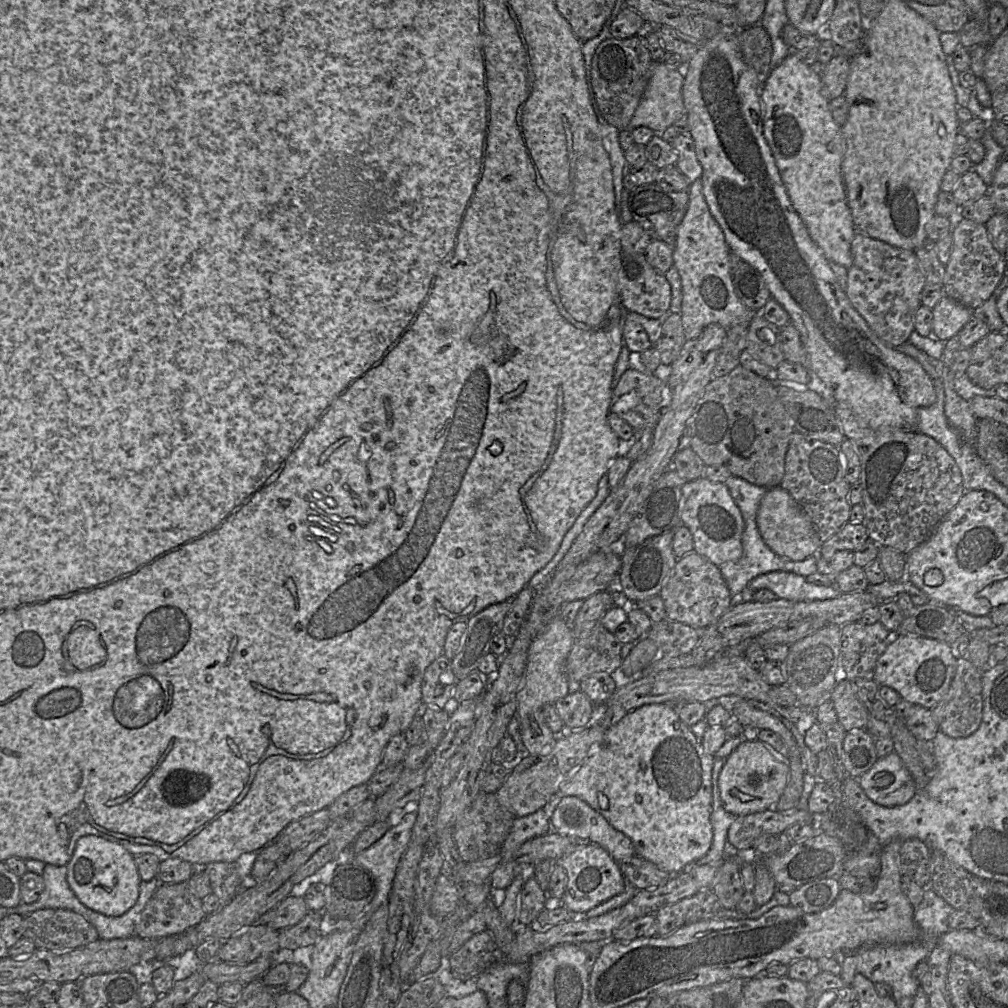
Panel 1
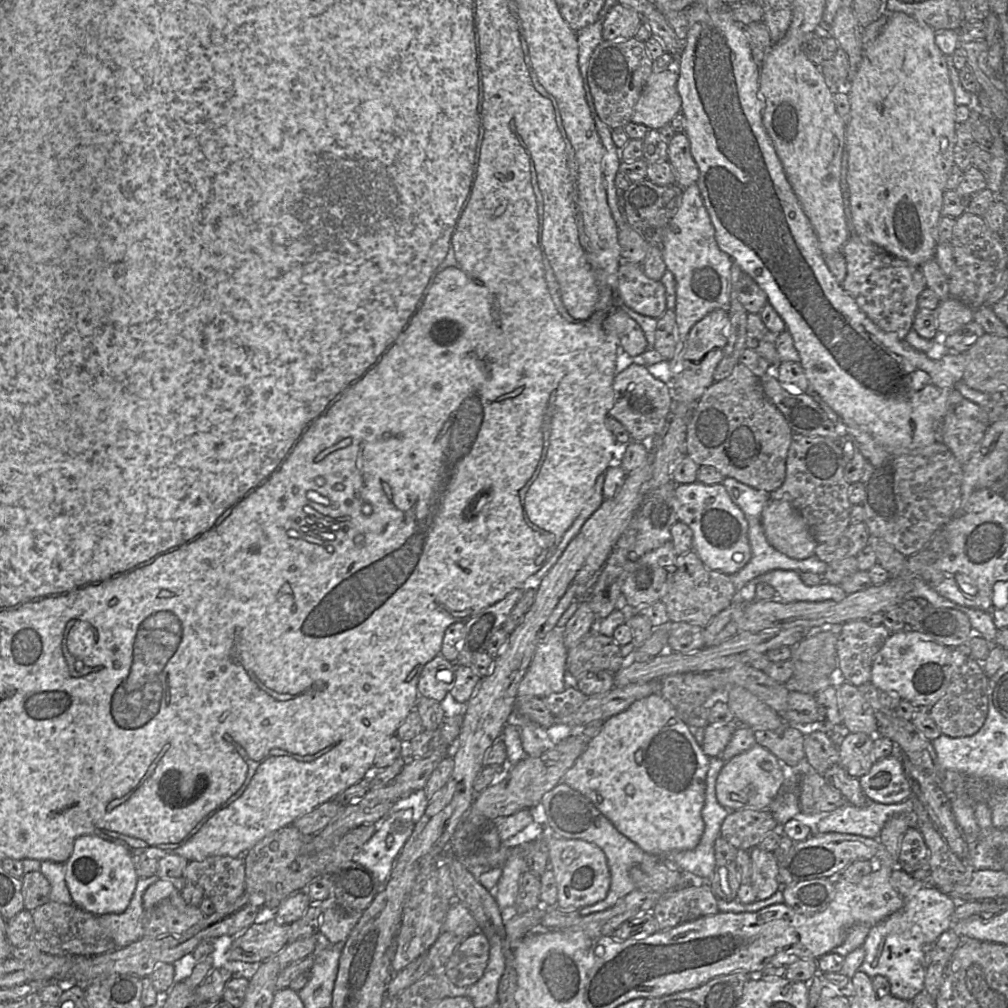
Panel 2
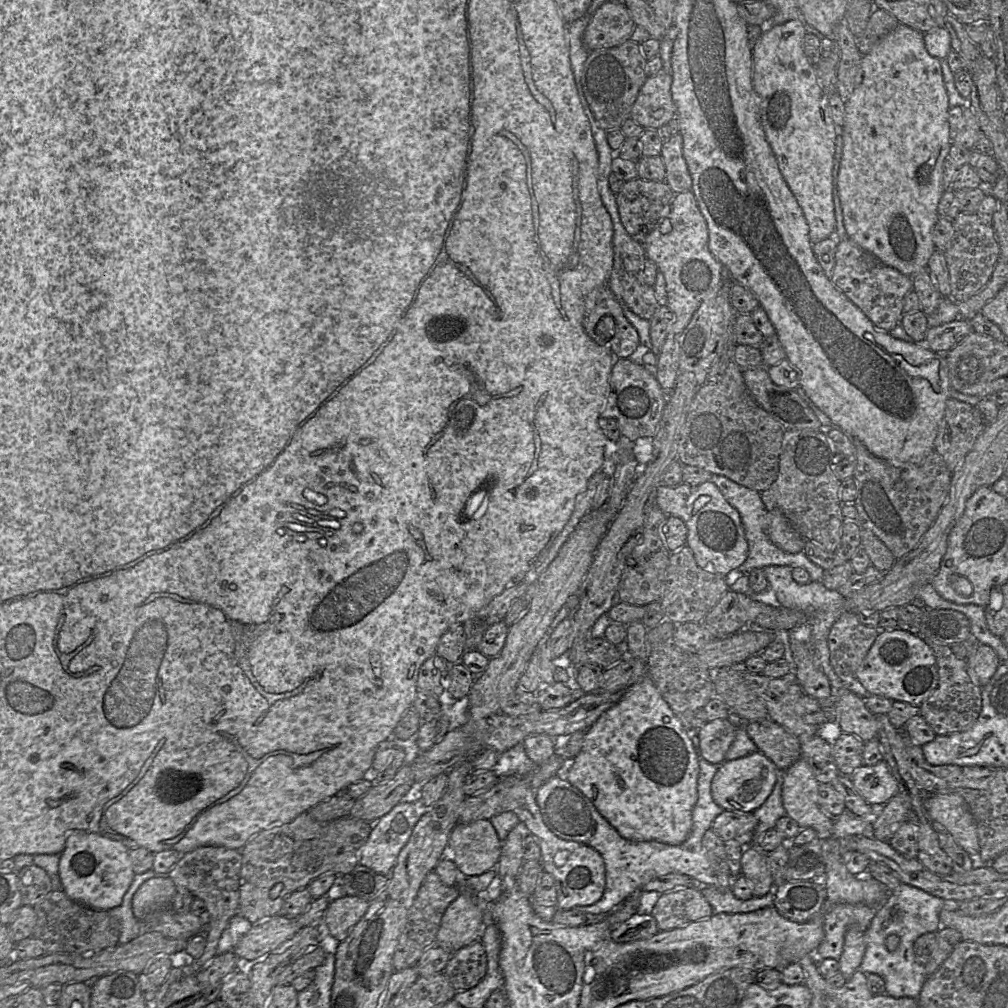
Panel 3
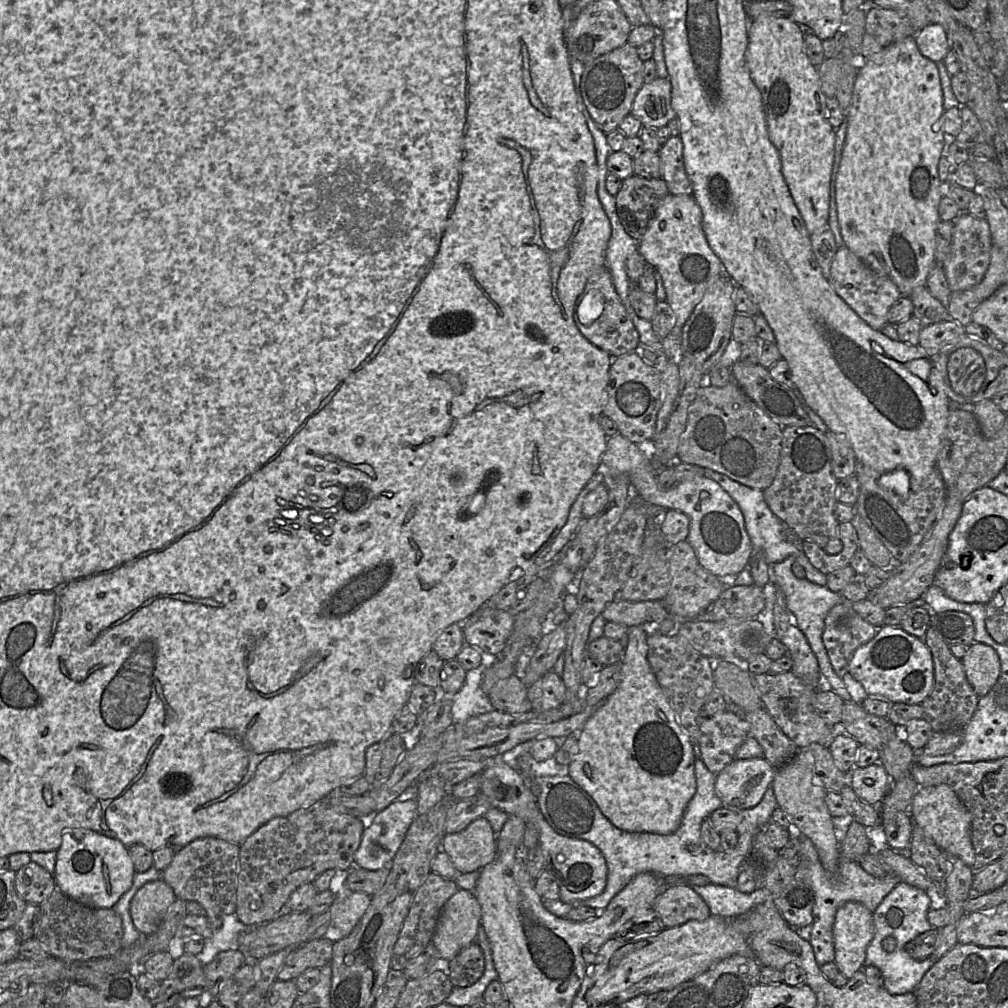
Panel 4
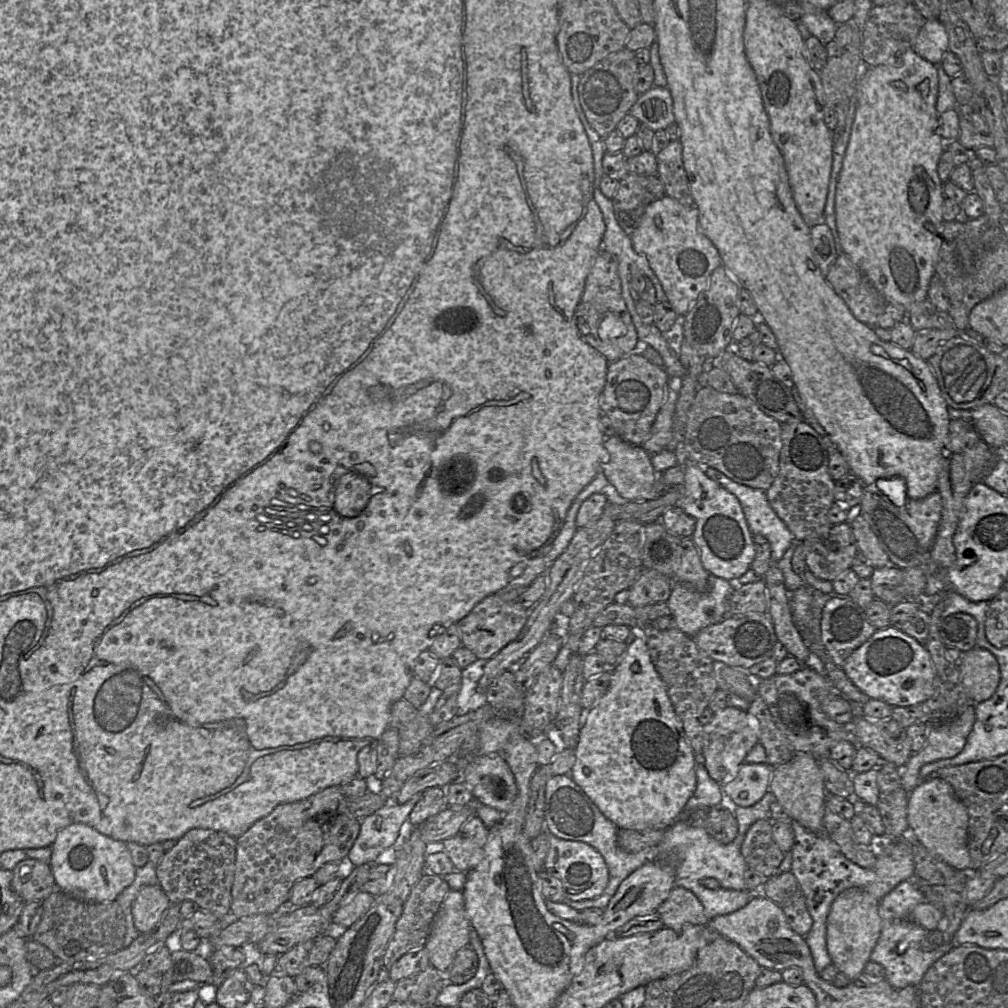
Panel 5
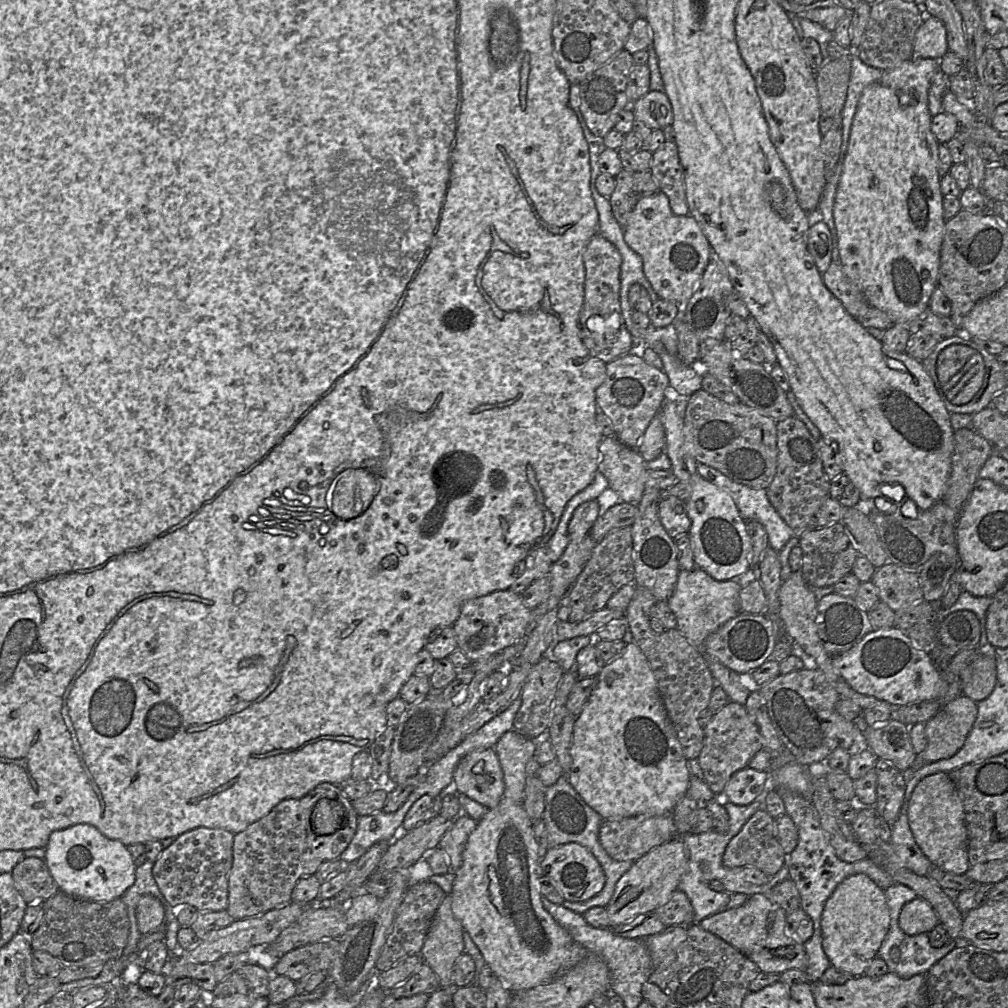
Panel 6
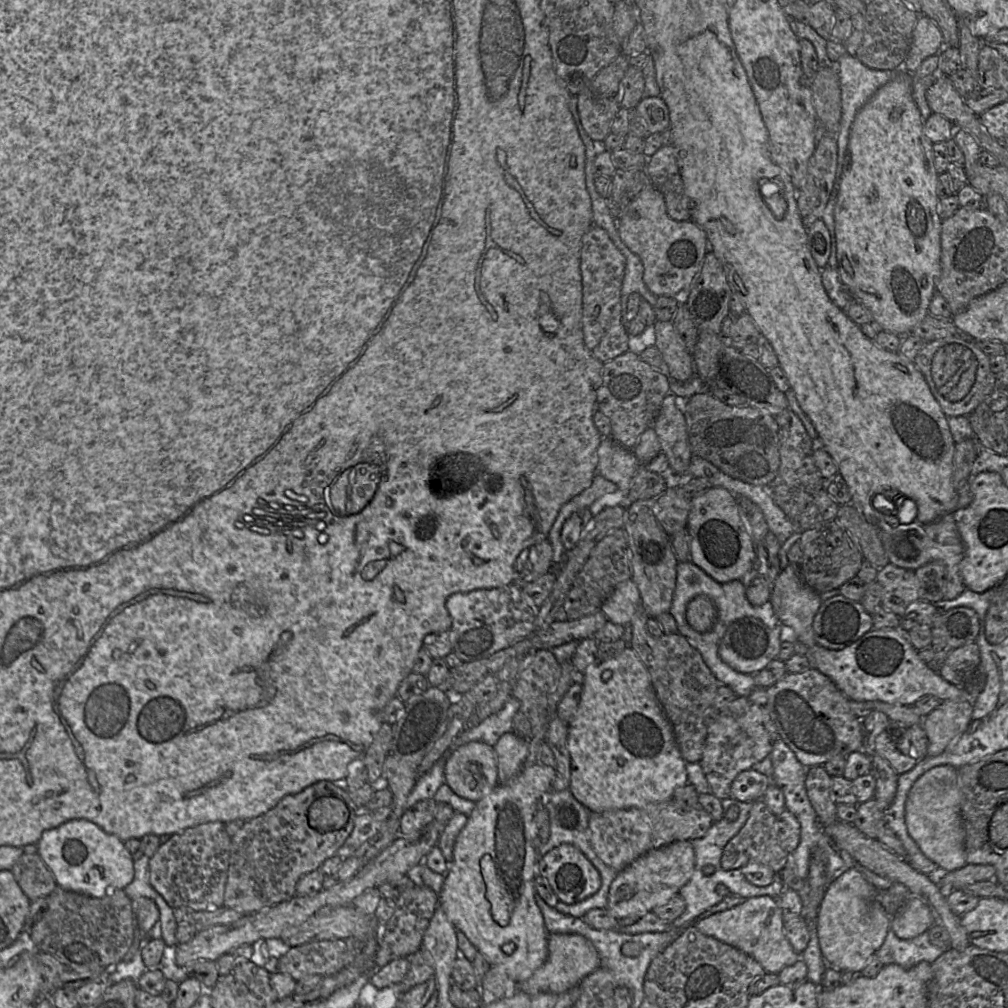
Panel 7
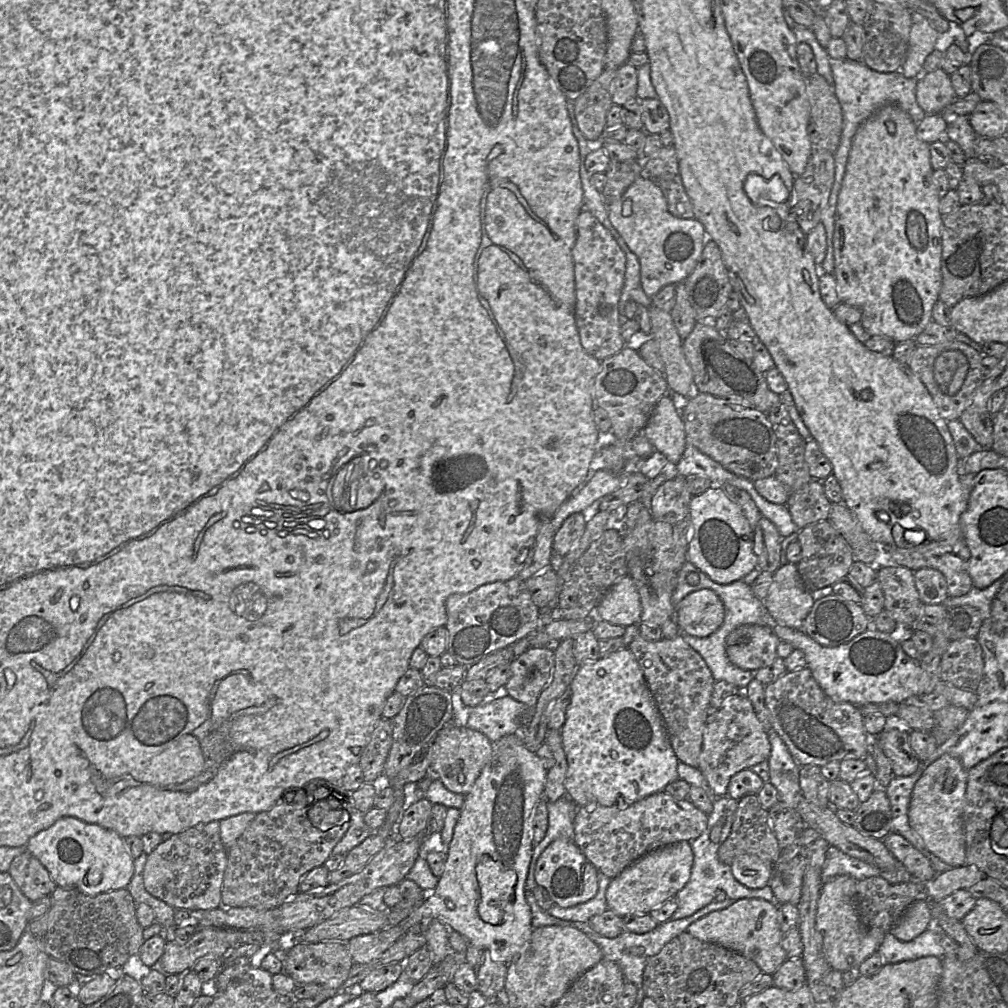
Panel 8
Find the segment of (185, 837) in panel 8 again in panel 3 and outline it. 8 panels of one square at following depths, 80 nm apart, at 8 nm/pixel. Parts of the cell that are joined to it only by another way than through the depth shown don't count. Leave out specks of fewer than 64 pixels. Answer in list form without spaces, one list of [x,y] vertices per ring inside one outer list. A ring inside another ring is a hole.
[[[203,846],[184,854],[167,874],[176,887],[188,889],[195,898],[203,900],[208,909],[208,926],[201,932],[206,934],[207,944],[203,955],[193,961],[195,970],[201,970],[218,955],[219,939],[230,919],[238,914],[241,862],[241,850],[222,846]]]

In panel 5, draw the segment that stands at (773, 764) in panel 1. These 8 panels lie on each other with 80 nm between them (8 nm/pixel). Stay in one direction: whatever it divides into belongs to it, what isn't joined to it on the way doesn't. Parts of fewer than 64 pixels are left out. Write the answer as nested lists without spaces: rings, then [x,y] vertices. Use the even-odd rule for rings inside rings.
[[[744,762],[734,779],[721,785],[727,801],[740,807],[756,804],[769,791],[773,768],[768,763]]]

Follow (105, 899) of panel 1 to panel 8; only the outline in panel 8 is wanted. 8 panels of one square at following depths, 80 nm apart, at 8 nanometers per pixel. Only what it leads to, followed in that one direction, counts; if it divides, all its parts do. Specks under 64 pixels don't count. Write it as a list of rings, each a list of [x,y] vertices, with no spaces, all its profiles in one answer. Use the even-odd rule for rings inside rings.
[[[64,817],[29,838],[26,849],[63,888],[77,889],[89,896],[124,889],[134,875],[134,859],[124,847],[123,837],[96,823]]]

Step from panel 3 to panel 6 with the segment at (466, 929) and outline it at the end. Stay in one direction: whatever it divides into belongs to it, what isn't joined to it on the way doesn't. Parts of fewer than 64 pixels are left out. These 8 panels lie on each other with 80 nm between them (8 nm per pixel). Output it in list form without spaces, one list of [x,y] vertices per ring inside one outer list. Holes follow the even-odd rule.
[[[449,894],[445,895],[438,907],[426,936],[420,955],[437,975],[440,988],[453,987],[451,973],[456,960],[464,953],[463,927],[453,914],[452,901]]]

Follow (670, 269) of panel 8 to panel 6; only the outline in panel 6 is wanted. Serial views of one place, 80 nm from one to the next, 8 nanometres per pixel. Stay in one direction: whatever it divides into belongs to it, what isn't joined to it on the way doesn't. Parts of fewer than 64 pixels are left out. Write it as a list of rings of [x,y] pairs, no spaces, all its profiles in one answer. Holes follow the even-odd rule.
[[[657,191],[638,201],[624,227],[624,239],[641,256],[644,275],[660,299],[685,306],[713,256],[711,246],[697,221],[690,214],[673,214],[667,196]]]

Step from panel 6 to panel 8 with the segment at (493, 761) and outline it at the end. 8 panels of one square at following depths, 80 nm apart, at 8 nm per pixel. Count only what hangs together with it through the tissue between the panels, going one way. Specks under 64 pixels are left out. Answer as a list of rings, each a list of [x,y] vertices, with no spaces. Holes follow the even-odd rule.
[[[446,725],[430,745],[430,774],[451,792],[466,796],[482,769],[494,759],[493,743],[481,732],[468,727]]]

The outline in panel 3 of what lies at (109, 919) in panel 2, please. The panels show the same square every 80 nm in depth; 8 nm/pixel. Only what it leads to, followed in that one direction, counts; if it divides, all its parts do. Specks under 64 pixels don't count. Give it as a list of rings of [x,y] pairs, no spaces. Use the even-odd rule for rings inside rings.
[[[153,869],[143,873],[135,874],[132,884],[123,897],[123,901],[120,906],[109,910],[109,914],[116,918],[120,923],[120,937],[119,944],[123,945],[129,943],[133,939],[139,937],[144,931],[144,924],[138,920],[132,909],[132,900],[137,890],[149,879],[158,876],[168,876],[165,874],[158,874]]]

